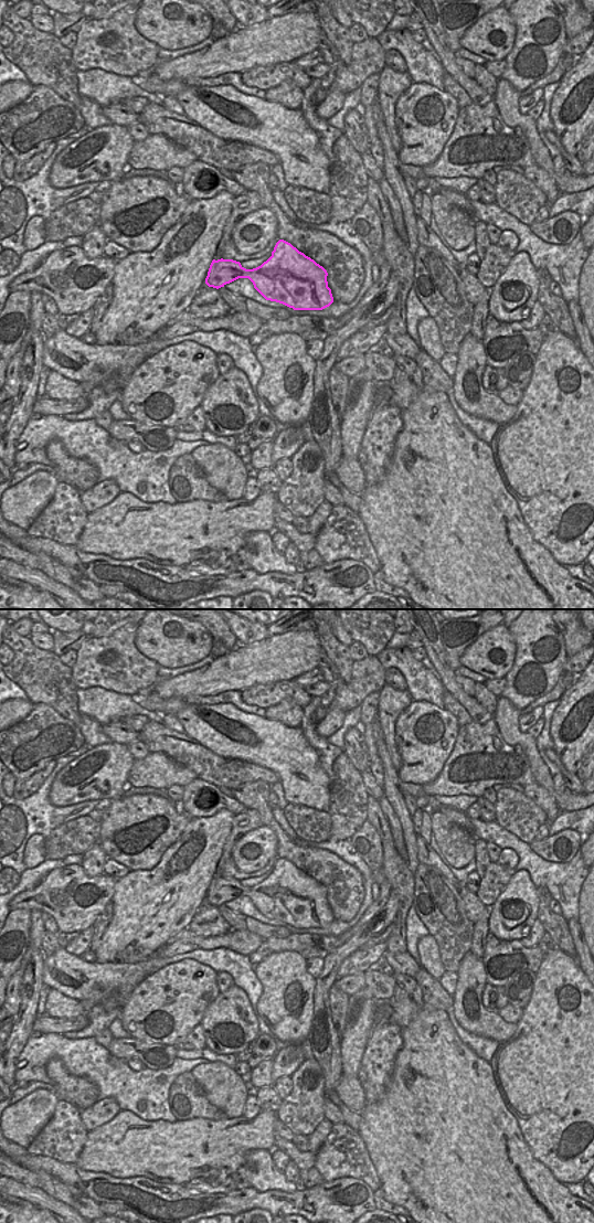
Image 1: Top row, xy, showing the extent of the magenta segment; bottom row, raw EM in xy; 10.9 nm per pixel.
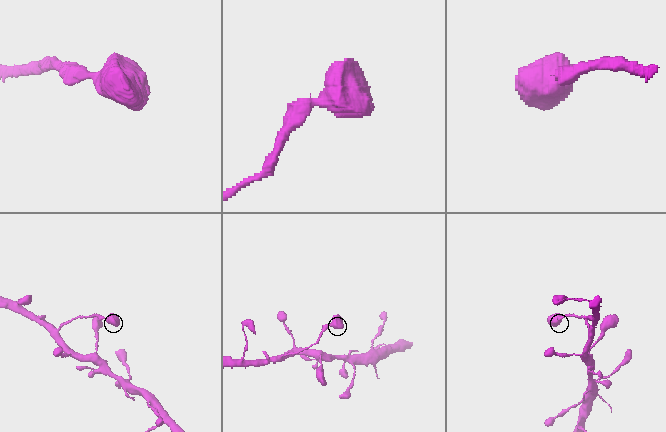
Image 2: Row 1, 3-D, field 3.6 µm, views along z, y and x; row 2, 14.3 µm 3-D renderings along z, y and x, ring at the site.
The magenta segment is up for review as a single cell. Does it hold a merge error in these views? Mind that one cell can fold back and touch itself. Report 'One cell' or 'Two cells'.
One cell.

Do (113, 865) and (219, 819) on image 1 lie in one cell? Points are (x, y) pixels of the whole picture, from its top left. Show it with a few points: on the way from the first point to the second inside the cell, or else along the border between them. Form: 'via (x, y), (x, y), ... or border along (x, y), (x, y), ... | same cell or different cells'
border along (130, 871), (117, 879) | different cells

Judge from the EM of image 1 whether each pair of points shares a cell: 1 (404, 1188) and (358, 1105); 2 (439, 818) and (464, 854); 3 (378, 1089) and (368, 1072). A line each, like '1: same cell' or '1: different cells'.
1: different cells
2: same cell
3: same cell

